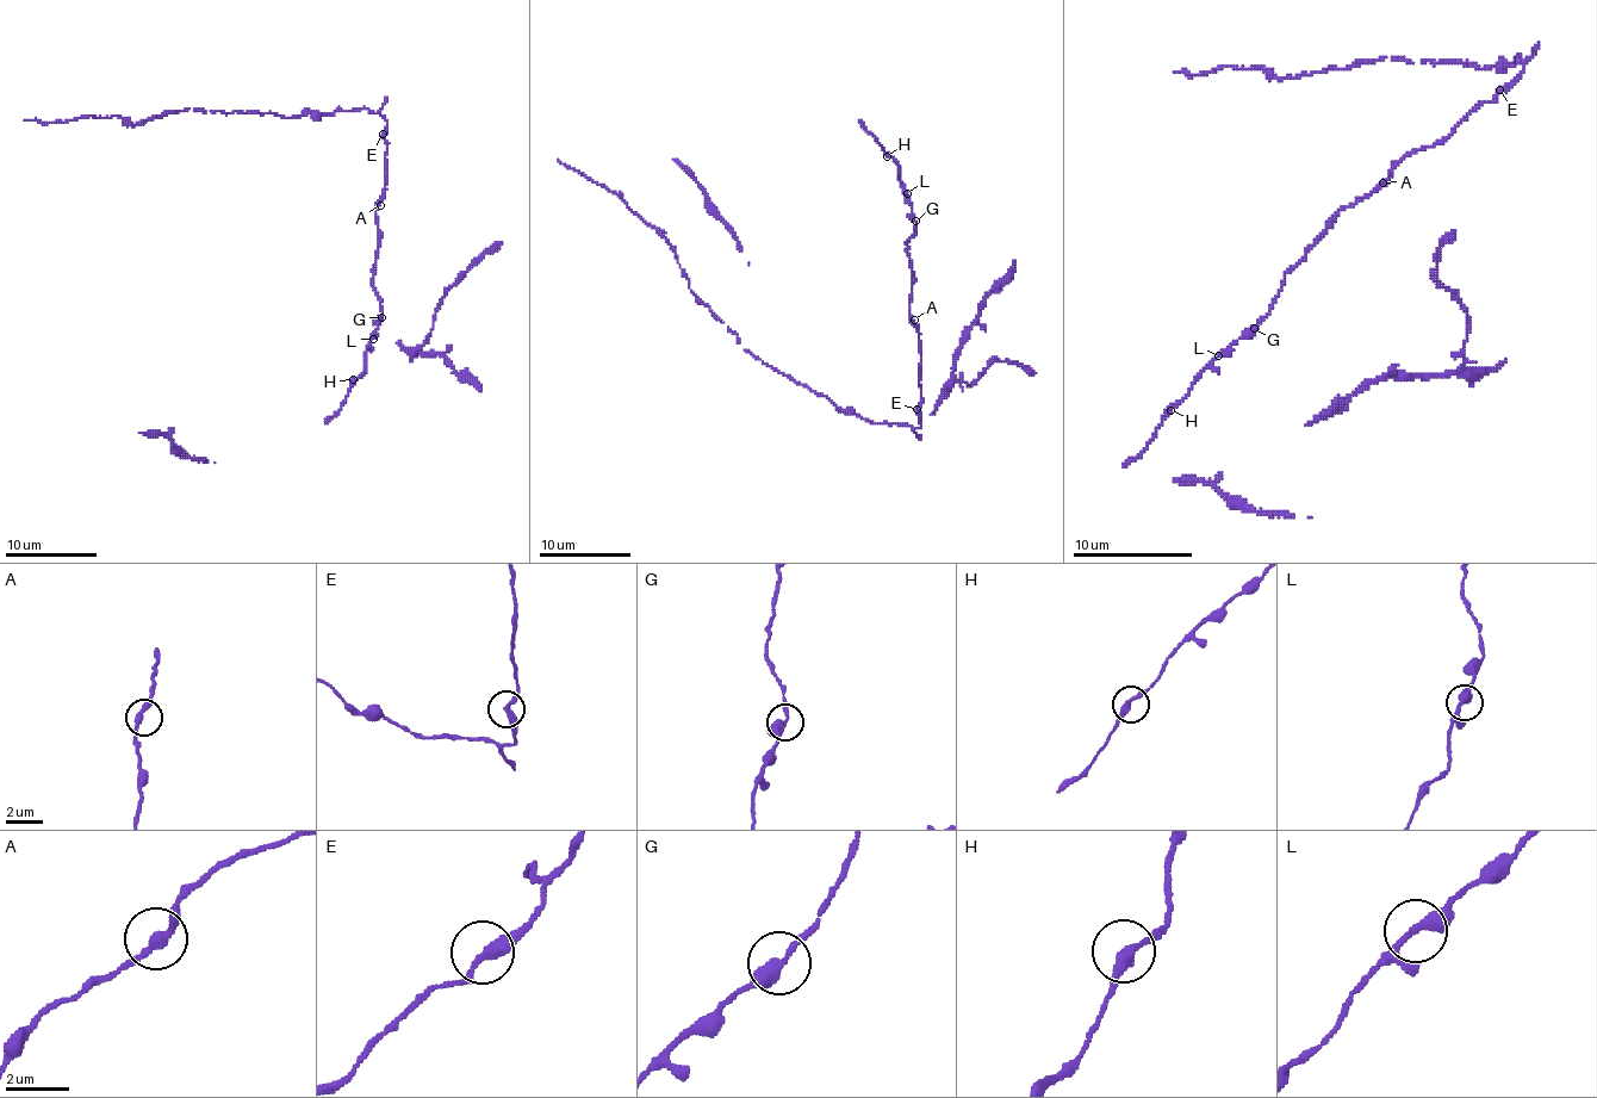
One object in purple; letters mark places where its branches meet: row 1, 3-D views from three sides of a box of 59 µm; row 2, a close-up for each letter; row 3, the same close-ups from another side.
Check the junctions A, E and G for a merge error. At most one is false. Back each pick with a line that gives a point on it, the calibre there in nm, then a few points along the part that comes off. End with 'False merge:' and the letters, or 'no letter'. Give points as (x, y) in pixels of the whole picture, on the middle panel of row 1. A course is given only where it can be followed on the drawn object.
False merge: no letter

